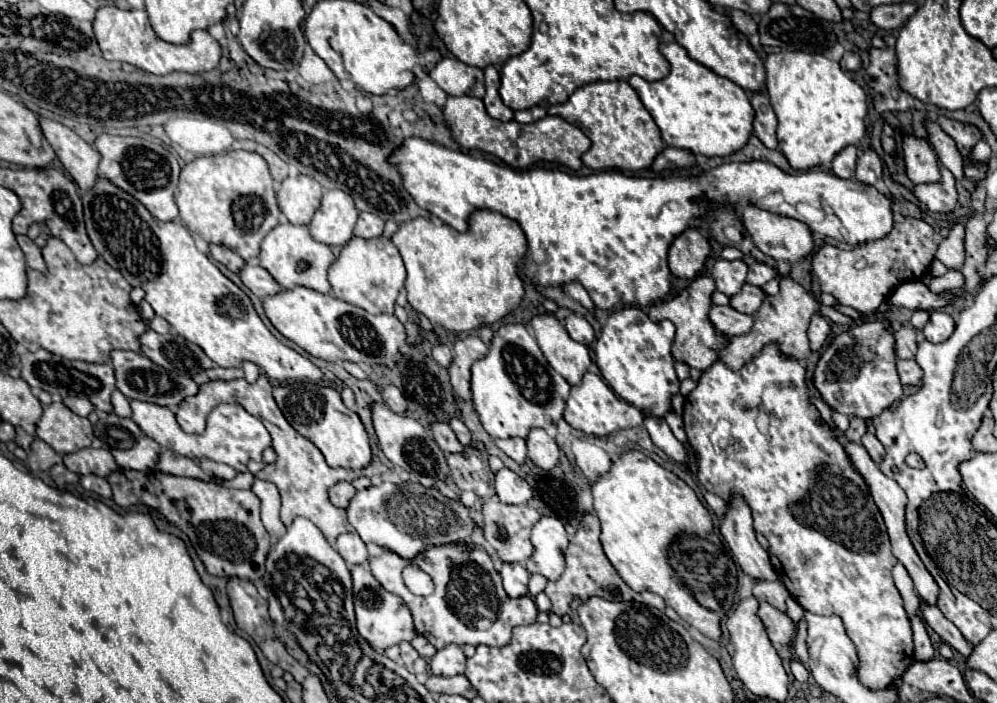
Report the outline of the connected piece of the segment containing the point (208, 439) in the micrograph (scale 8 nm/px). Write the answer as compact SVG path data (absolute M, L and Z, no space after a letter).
M131 400L131 420L135 424L139 424L139 428L153 438L155 442L159 442L161 448L165 450L173 450L181 456L187 458L209 458L213 462L223 462L239 472L245 472L245 466L249 460L261 462L263 460L263 450L271 446L271 436L265 430L265 426L259 422L259 418L247 414L241 406L235 404L219 404L219 410L215 414L211 414L213 418L207 420L207 428L203 434L185 434L181 430L181 426L175 420L175 414L169 408L163 408L159 404L149 404L149 402L139 402L139 400Z

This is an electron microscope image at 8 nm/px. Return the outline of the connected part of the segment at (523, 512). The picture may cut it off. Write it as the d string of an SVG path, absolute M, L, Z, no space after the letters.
M483 502L483 536L487 550L495 552L503 562L521 562L525 564L527 558L533 554L533 544L529 540L533 524L541 518L541 514L529 504L503 504L503 502Z

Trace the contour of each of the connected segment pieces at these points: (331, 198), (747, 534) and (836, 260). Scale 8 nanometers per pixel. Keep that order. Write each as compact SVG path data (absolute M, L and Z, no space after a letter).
M327 190L309 228L311 236L329 246L343 246L351 240L357 222L353 198L343 190Z
M731 494L731 500L725 506L725 514L721 518L721 534L745 574L751 578L777 580L767 550L763 550L755 538L751 510L747 502L737 494Z
M905 218L903 222L895 222L893 224L893 230L891 234L887 234L885 238L879 238L879 240L871 240L863 246L857 246L853 250L837 250L835 246L831 244L825 244L821 246L821 250L815 252L813 256L813 274L817 276L819 284L821 284L821 290L835 296L835 300L843 306L851 306L855 308L857 312L873 312L877 310L889 296L889 292L899 284L899 282L905 282L905 280L921 280L923 274L927 274L927 264L931 262L931 258L935 256L937 252L937 244L933 242L933 228L923 222L923 220L917 220L917 218Z

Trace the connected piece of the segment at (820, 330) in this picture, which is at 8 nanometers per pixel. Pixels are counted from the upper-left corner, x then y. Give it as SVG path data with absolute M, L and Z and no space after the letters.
M813 316L811 318L811 324L809 324L809 330L807 330L807 336L809 336L809 346L811 350L821 350L821 346L825 344L827 336L829 336L829 322L823 318L823 316Z

